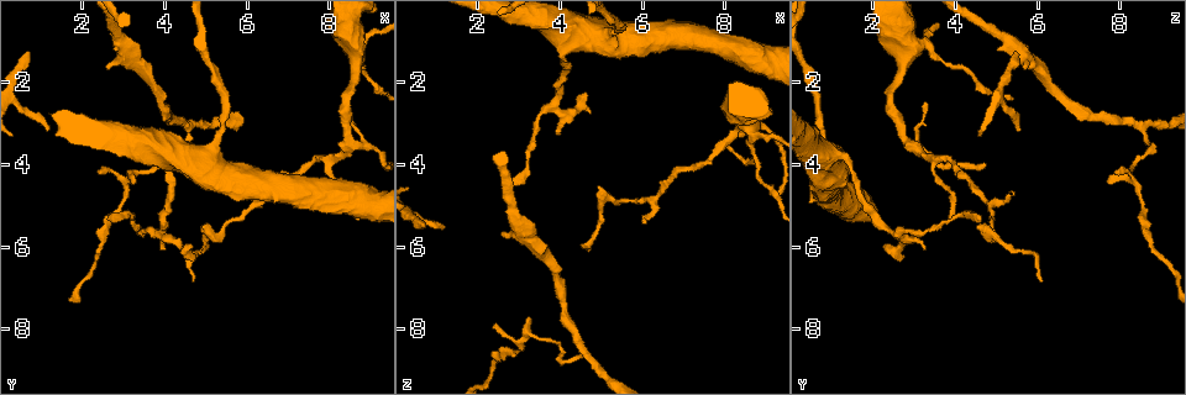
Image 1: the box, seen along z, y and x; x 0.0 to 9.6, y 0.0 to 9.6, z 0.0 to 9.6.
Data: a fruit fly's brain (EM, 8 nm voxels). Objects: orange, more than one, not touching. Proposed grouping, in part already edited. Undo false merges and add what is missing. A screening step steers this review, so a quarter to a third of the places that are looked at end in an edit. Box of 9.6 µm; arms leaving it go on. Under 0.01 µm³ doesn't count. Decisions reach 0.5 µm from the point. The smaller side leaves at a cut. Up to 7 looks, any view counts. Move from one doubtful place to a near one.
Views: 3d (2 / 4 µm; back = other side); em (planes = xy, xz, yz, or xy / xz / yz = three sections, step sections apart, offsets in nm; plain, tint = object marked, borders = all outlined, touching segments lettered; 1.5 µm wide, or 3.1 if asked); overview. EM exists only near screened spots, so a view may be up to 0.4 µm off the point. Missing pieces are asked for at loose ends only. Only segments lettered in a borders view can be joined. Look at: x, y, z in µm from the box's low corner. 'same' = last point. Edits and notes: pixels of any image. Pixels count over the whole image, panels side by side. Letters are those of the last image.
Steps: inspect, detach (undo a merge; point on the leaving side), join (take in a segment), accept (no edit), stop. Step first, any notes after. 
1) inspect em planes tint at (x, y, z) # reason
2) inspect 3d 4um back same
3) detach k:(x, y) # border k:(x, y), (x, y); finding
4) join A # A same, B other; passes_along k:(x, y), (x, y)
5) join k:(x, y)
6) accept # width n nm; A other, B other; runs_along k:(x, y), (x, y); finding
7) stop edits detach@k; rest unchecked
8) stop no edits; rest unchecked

inspect em yz step 4 borders at (4.55, 3.05, 8.50) # abrupt turn

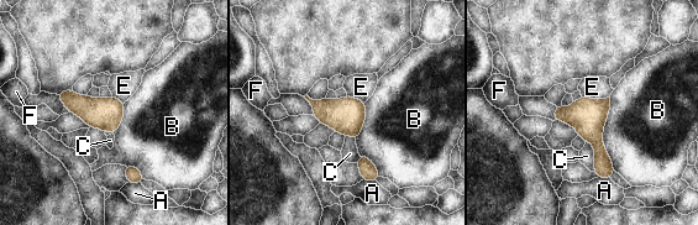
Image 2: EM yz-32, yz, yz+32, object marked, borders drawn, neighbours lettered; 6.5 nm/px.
accept # A other, B other, C other, E other, F other; border 2:(609, 97), (602, 142), (615, 171); all the same neuron

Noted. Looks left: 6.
inspect em planes borders at (3.25, 4.30, 8.10) # branch point

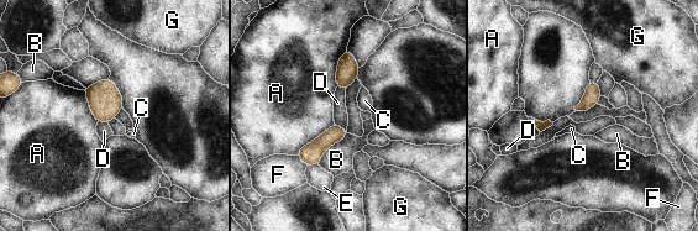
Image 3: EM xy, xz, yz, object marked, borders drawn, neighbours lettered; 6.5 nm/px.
accept # A other, B other, C other, D other, E other, F other, G other; border 3:(335, 121), (346, 131); all the same neuron

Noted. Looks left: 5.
inspect em xz step 4 borders at (6.05, 4.65, 5.35) # thin end

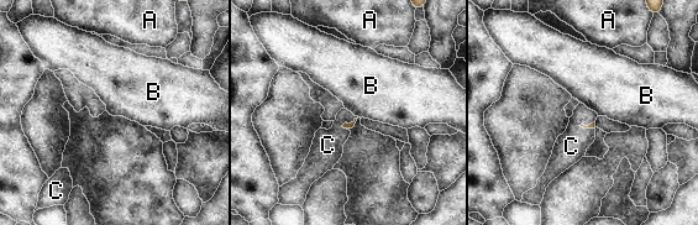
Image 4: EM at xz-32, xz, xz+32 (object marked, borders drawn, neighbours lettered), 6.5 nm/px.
inspect em planes borders same # cut it another way

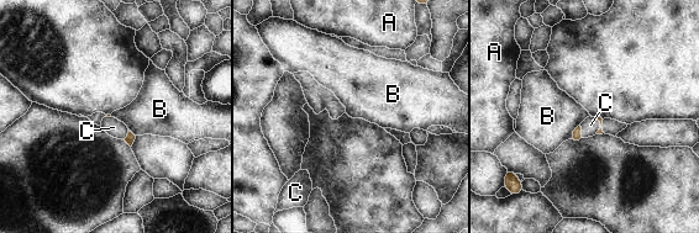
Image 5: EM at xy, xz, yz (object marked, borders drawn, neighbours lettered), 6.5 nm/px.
join C # A other, B other, C same; it goes on there

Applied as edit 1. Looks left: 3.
stop edits join@5; rest unchecked

